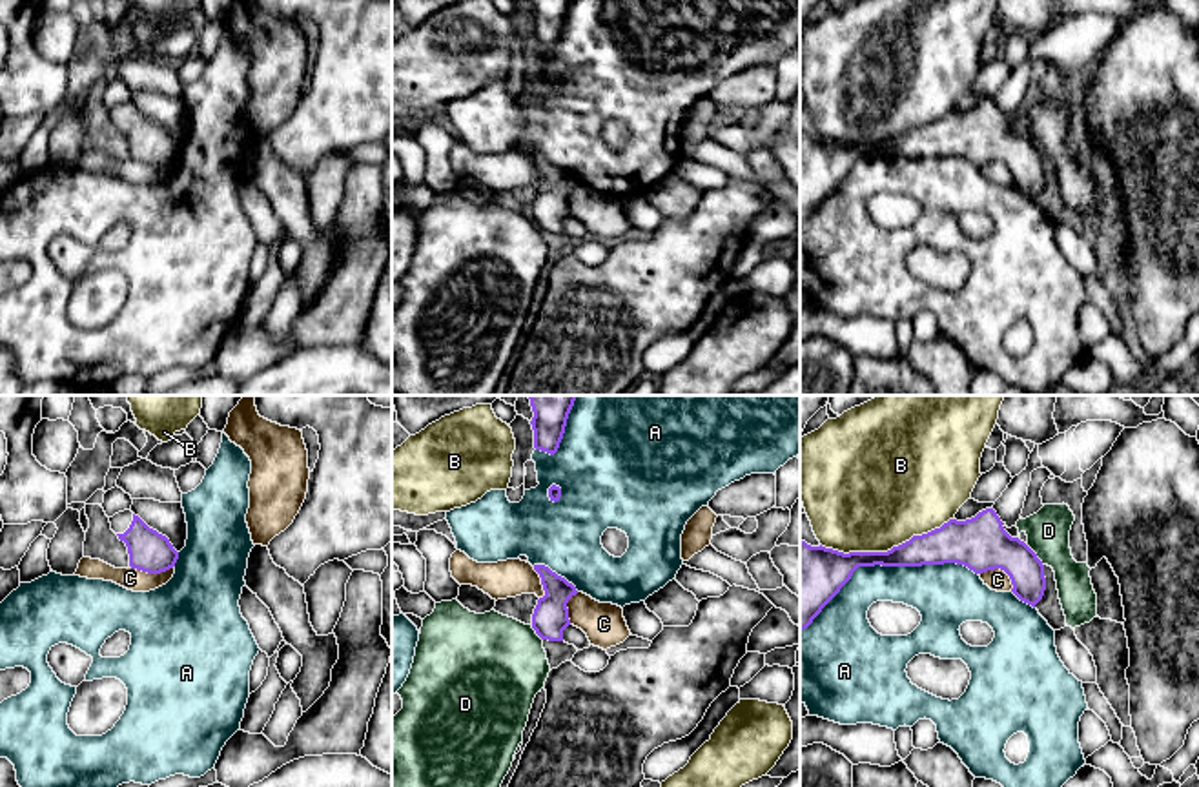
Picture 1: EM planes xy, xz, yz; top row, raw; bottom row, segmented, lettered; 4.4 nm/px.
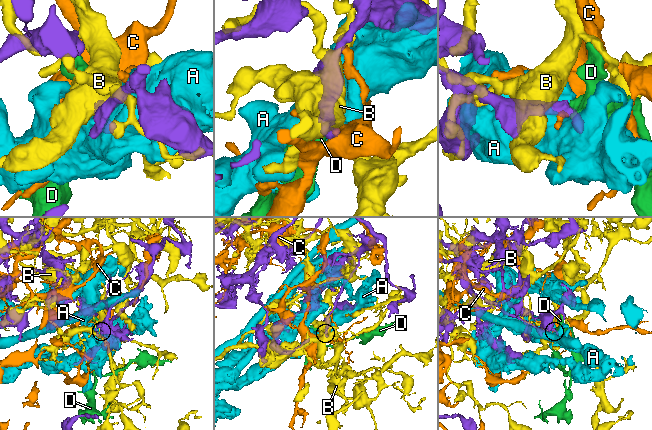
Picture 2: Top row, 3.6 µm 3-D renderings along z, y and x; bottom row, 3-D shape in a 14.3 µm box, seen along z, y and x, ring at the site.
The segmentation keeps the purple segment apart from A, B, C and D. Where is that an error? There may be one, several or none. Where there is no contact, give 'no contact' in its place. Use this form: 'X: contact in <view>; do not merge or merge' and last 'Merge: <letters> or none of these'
A: contact in yz; do not merge
B: contact in yz; do not merge
C: contact in yz; do not merge
D: contact in yz; merge
Merge: D

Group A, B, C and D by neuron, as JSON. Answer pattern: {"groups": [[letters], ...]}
{"groups": [["A"], ["B"], ["C"], ["D"]]}

